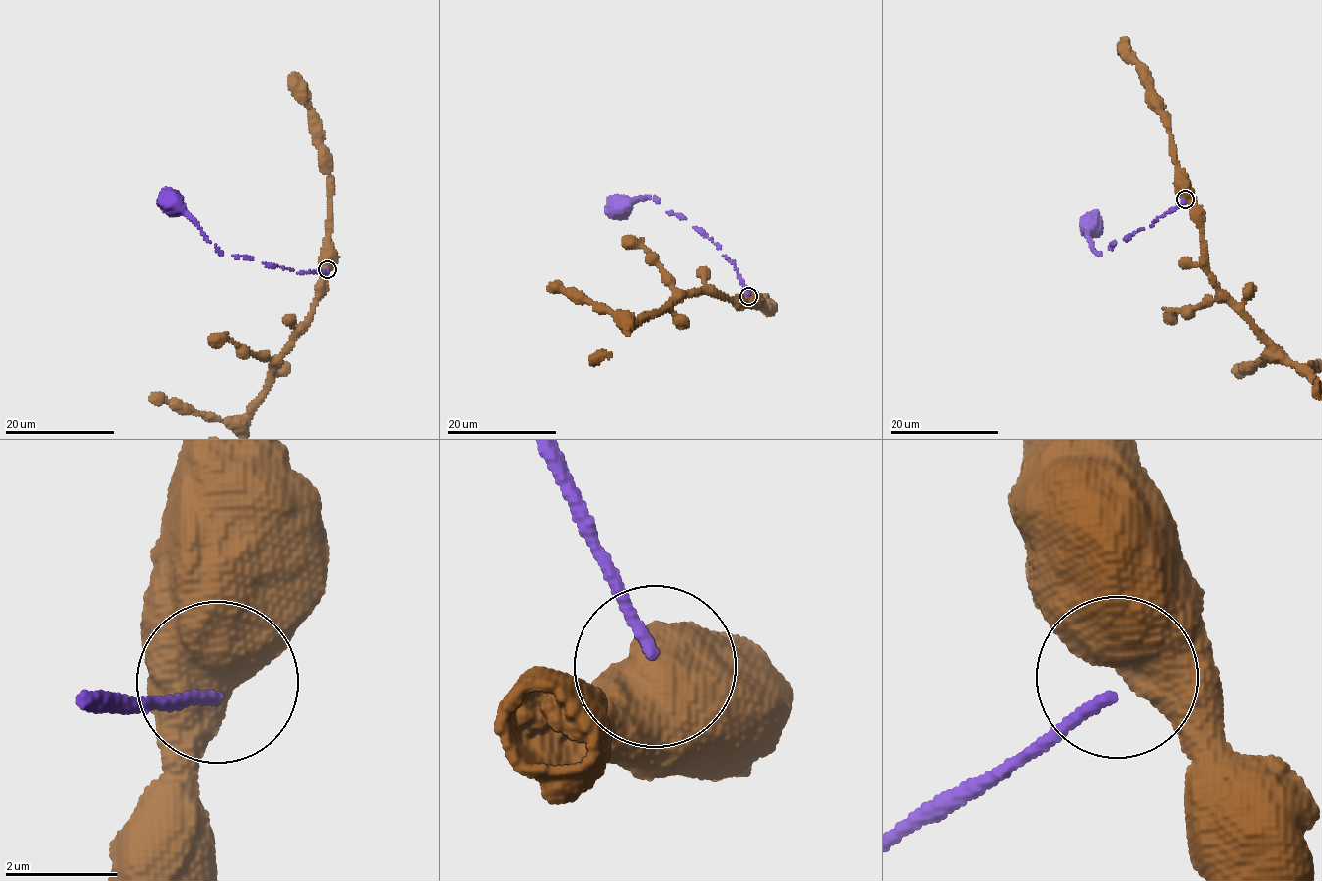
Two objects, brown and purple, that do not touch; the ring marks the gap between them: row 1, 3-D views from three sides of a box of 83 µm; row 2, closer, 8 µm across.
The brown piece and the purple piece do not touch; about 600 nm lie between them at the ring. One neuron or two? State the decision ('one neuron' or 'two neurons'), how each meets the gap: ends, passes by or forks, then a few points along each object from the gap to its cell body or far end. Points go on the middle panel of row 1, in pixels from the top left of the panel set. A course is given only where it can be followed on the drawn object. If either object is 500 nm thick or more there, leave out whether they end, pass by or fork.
two neurons; course purple (748, 295), (721, 248), (684, 218), (671, 213), (657, 199), (648, 197), (617, 200), (618, 205)

